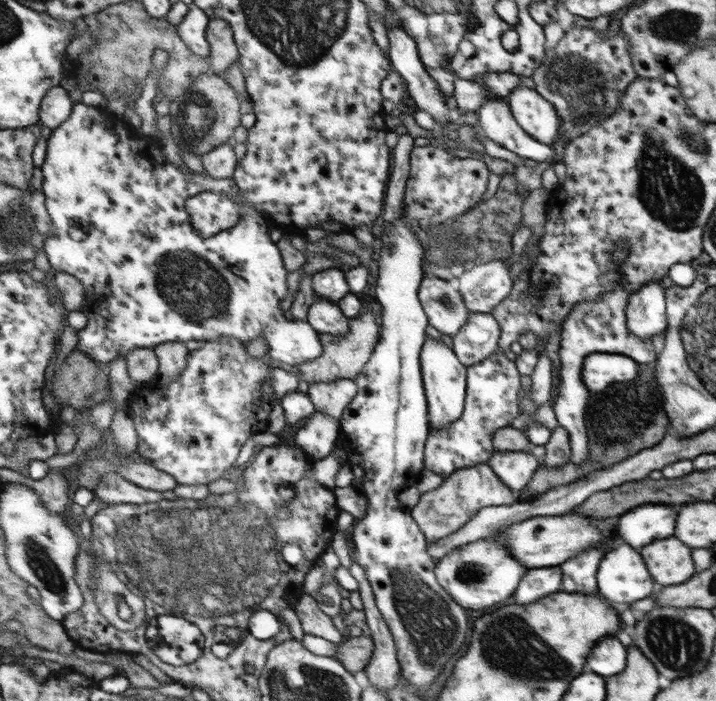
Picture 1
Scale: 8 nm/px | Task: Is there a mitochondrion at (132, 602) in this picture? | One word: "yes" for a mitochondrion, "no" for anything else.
yes

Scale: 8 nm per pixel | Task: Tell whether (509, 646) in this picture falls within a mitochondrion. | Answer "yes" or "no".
yes

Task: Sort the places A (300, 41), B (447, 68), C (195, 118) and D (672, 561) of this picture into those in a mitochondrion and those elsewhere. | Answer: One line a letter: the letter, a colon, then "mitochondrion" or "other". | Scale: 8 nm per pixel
A: mitochondrion
B: other
C: mitochondrion
D: other

